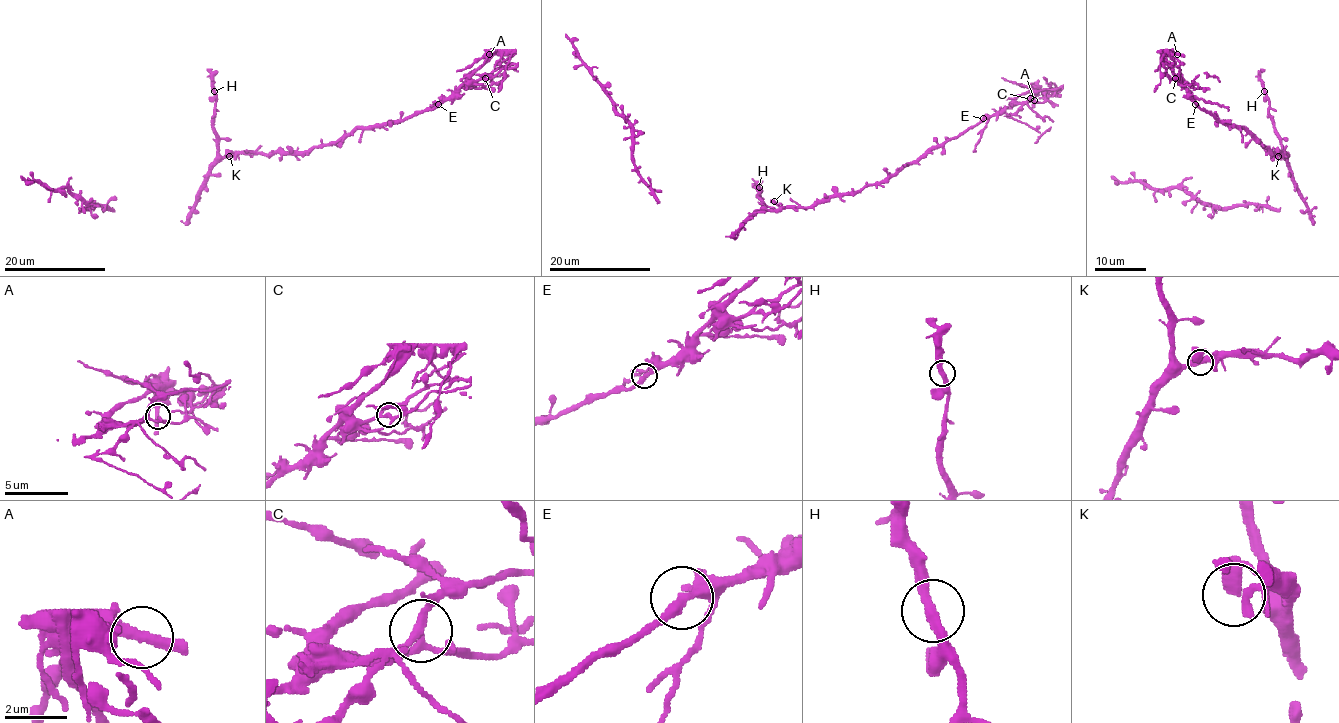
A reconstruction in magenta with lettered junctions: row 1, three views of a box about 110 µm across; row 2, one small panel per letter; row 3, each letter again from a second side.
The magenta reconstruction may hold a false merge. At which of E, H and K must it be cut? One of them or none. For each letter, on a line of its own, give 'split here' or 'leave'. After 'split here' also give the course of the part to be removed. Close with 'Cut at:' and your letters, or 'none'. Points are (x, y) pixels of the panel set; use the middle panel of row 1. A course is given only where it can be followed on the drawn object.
E: split here | (983, 119), (999, 114), (1030, 89), (1055, 89), (1057, 87), (1043, 77)
H: leave
K: leave
Cut at: E

